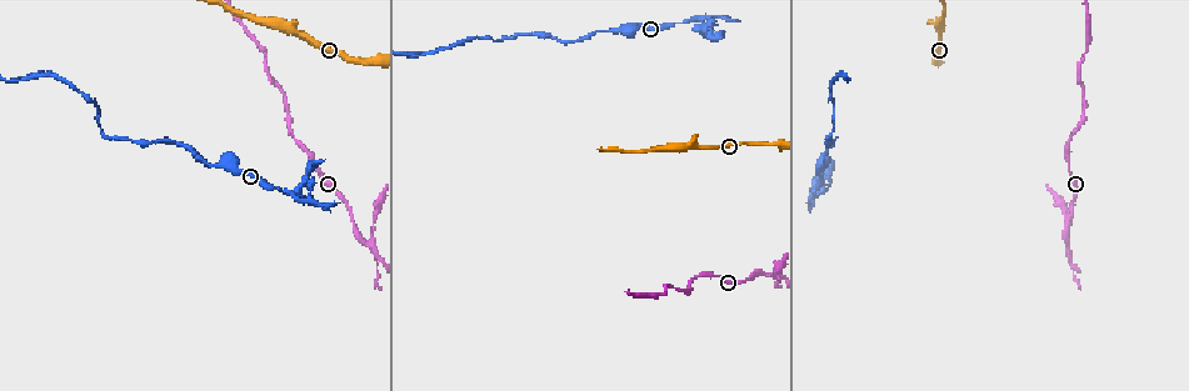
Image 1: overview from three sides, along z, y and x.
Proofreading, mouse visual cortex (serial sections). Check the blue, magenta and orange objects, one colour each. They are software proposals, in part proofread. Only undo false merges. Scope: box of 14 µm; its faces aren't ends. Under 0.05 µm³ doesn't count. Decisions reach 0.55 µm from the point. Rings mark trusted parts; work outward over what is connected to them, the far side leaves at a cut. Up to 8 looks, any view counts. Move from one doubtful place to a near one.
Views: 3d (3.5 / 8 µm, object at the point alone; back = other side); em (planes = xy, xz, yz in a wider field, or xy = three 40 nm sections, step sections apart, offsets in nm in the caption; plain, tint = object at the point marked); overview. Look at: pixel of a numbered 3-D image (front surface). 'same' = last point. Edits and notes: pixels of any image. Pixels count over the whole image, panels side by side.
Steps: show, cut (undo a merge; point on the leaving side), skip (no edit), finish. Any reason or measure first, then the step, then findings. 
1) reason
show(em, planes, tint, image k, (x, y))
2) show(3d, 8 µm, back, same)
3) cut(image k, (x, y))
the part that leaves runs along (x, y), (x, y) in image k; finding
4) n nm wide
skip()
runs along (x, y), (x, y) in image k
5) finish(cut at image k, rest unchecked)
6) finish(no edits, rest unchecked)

two arms in line, one across
show(3d, 3.5 µm, image 1, (366, 245))

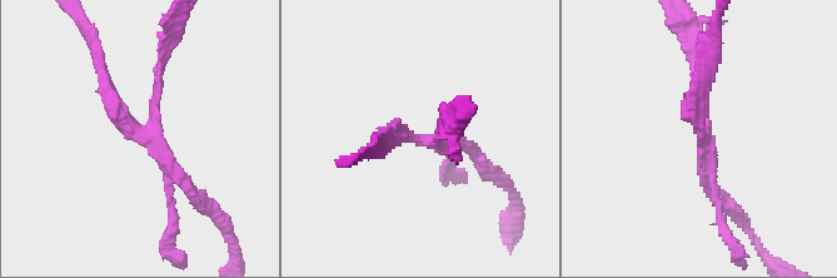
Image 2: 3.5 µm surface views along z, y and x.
3 arms; arms of 100, 150, 200 nm
show(em, xy, step 2, tint, image 2, (419, 137))

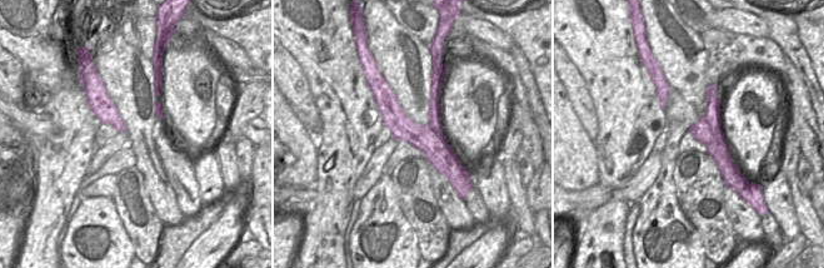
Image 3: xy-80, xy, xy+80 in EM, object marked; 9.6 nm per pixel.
cut(image 2, (722, 223))
the part that leaves runs along (154, 128), (158, 66), (173, 31) in image 2; a second cell is stuck on

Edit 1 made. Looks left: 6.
sudden change in width
show(3d, 3.5 µm, image 1, (285, 27))

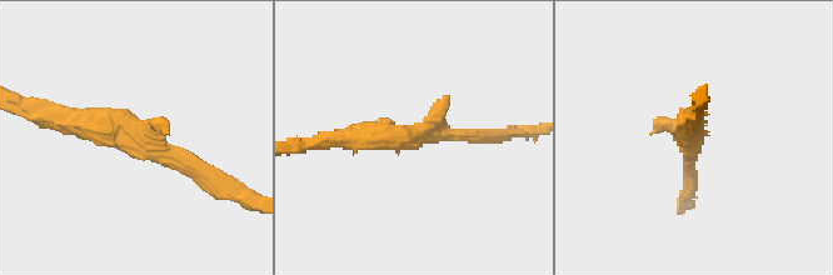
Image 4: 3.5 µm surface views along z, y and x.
show(em, xy, step 5, tint, image 4, (418, 134))

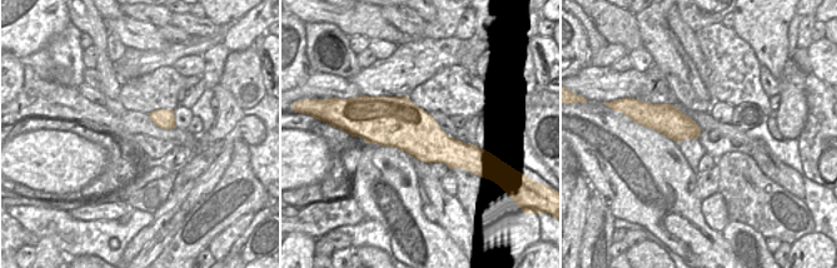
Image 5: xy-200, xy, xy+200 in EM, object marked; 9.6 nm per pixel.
skip()
runs along (214, 183), (133, 133), (64, 116) in image 4; all the same cell

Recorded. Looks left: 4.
abrupt turn
show(3d, 3.5 µm, image 1, (814, 198))

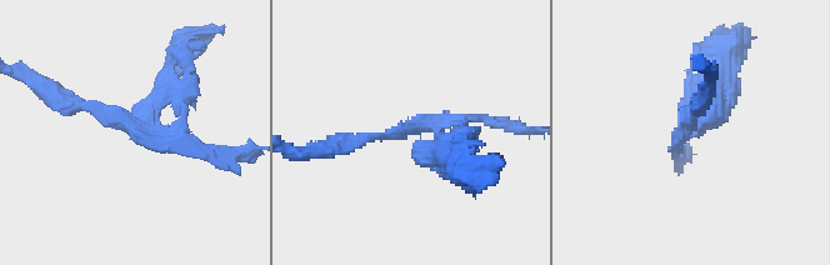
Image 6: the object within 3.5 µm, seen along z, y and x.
now the EM
show(em, xy, step 1, tint, image 6, (697, 130))

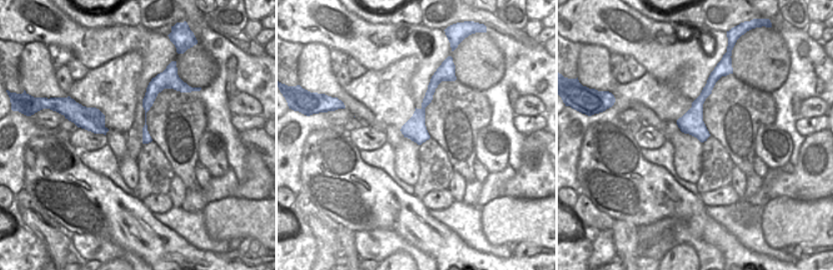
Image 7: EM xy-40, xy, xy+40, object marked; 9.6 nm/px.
cut(image 6, (723, 100))
the part that leaves runs along (434, 131), (423, 154), (464, 183) in image 6; two cells meet here

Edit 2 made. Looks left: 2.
finish(cut at image 2, cut at image 6, rest unchecked)

